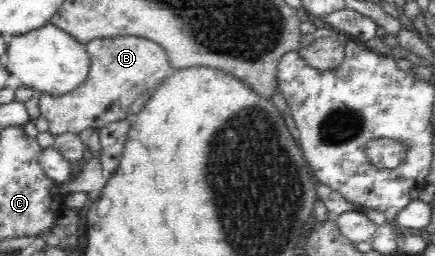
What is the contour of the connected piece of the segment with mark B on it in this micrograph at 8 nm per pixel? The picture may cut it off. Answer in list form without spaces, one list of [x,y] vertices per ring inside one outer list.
[[[105,37],[90,40],[84,47],[90,56],[90,70],[86,79],[77,88],[61,96],[38,93],[40,116],[47,120],[47,131],[54,137],[67,132],[79,135],[85,129],[132,119],[128,109],[135,100],[142,94],[153,93],[175,71],[161,45],[145,37]]]

